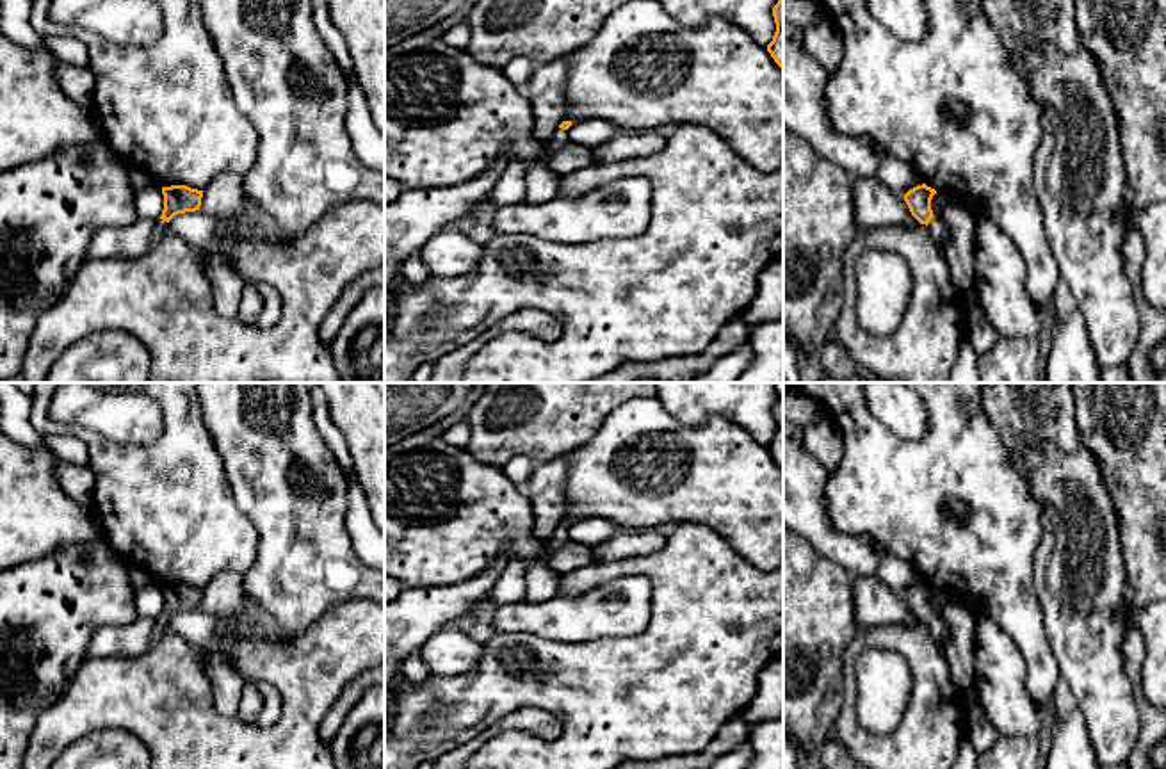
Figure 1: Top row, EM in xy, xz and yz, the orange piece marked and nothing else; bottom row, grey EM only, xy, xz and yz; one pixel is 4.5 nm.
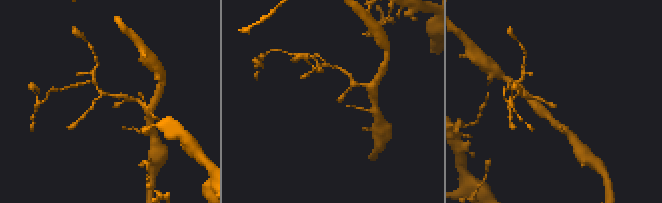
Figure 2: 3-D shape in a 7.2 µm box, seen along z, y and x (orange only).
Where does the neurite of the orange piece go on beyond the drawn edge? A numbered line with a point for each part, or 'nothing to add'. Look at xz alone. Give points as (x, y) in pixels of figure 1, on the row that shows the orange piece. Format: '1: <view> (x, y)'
1: xz (510, 189)

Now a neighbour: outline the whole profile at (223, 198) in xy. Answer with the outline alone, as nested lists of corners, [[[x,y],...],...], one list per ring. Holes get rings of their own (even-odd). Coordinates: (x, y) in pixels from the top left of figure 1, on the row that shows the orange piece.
[[[221,173],[203,189],[199,210],[215,219],[219,226],[239,223],[251,226],[253,223],[244,210],[244,198],[242,176]]]

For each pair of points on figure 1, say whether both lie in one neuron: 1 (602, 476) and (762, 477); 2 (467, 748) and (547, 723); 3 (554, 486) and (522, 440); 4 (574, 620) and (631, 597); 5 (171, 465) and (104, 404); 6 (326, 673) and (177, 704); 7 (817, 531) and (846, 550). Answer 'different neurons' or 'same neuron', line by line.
1: same neuron
2: same neuron
3: different neurons
4: same neuron
5: different neurons
6: same neuron
7: same neuron

